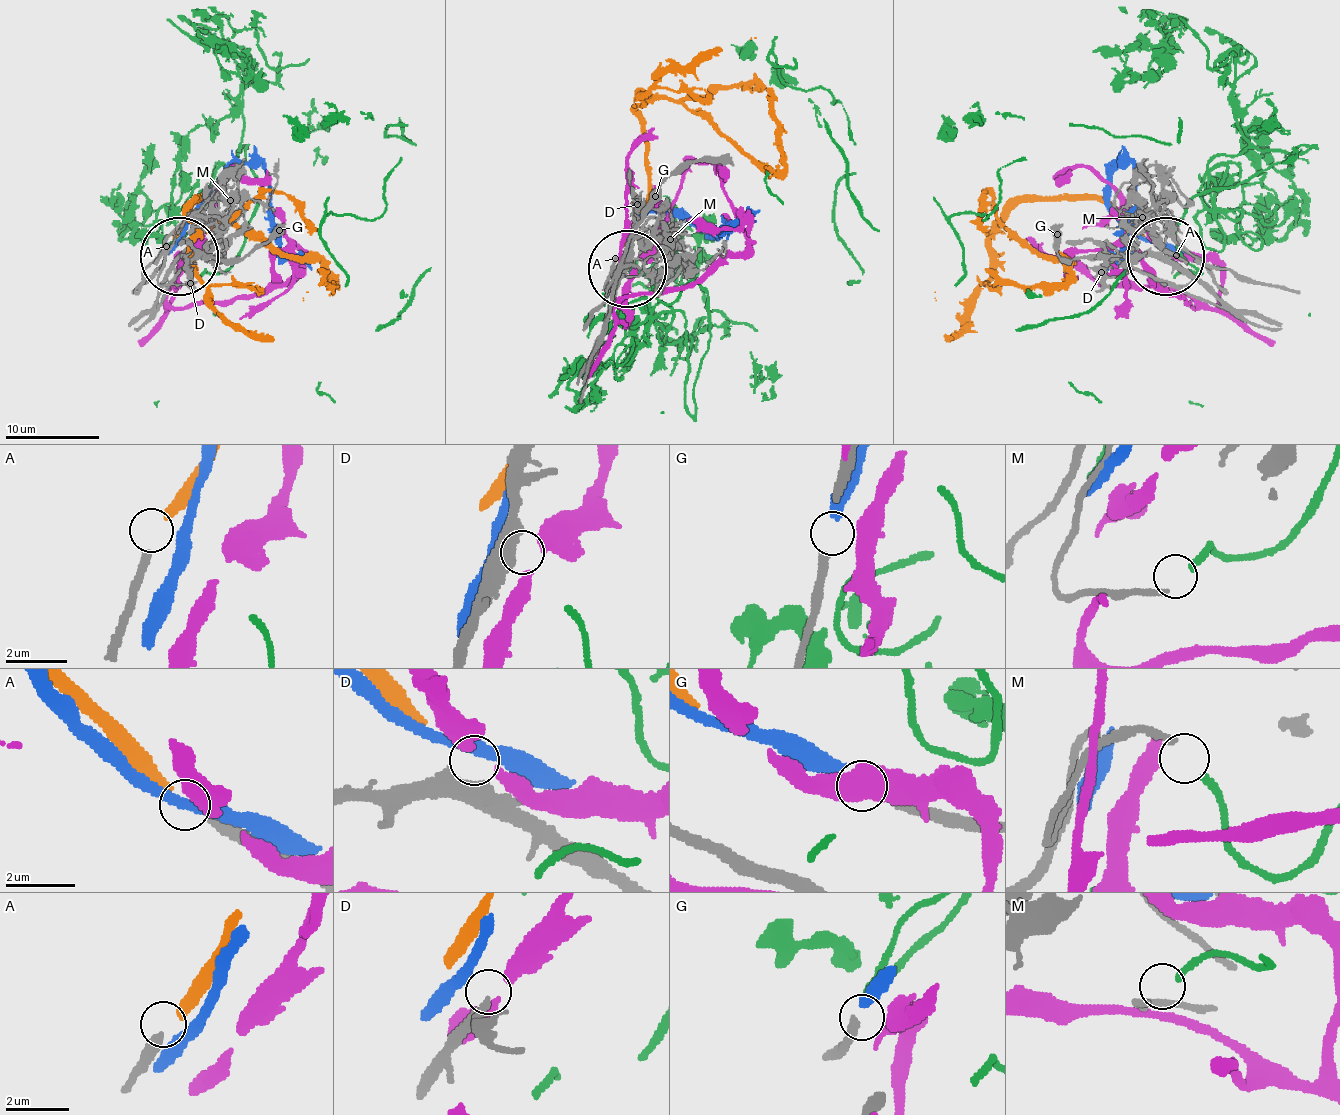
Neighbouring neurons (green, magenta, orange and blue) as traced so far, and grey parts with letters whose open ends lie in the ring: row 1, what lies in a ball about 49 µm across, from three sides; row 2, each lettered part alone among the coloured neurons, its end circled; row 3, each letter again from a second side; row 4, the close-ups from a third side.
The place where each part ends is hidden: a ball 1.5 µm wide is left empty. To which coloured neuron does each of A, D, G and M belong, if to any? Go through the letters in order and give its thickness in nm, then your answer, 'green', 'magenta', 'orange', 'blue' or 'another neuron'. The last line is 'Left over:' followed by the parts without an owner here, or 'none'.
A: 280 nm thick; orange
D: 420 nm thick; another neuron
G: 320 nm thick; blue
M: 170 nm thick; green
Left over: D

